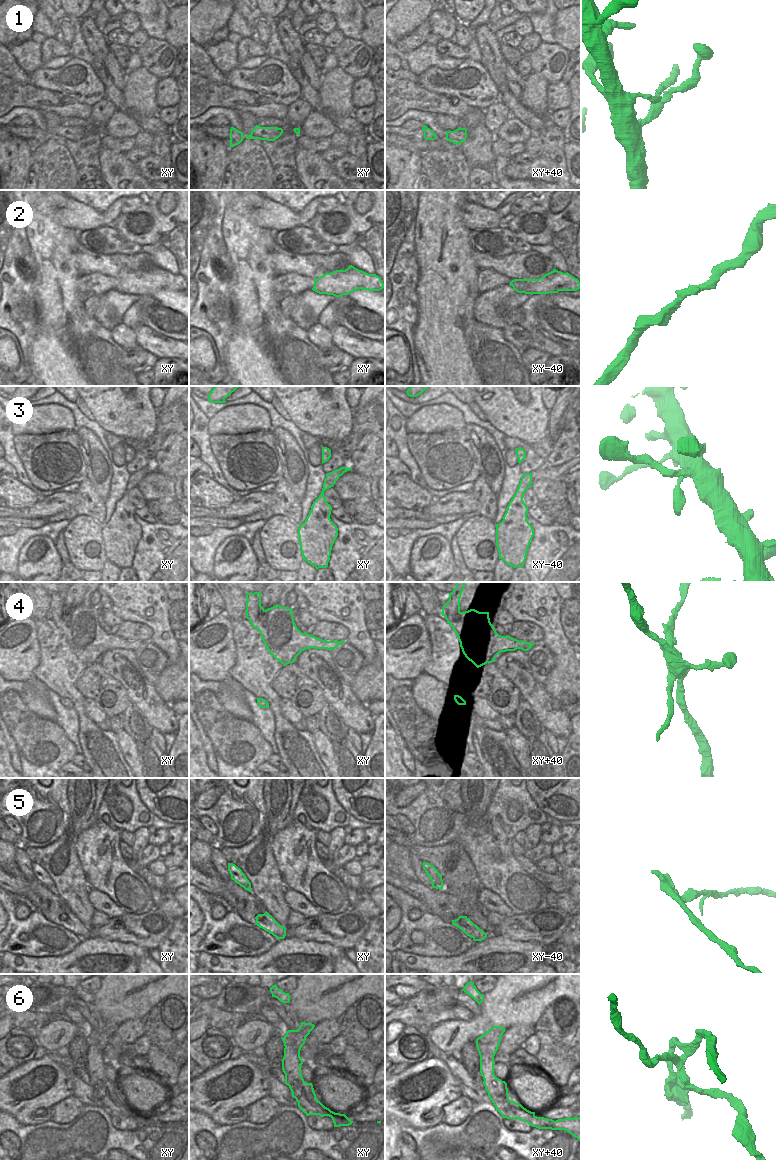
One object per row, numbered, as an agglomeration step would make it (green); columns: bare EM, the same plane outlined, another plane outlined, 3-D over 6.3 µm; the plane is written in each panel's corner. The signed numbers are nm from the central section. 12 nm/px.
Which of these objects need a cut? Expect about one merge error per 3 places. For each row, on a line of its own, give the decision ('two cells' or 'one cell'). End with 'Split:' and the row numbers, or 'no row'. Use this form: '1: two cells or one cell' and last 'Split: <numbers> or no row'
1: one cell
2: one cell
3: one cell
4: two cells
5: two cells
6: two cells
Split: 4, 5, 6

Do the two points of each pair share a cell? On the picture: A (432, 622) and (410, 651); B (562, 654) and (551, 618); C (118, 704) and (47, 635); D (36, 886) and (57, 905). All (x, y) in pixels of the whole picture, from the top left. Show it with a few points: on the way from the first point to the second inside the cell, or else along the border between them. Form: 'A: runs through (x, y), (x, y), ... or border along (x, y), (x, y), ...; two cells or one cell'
A: border along (423, 615), (432, 652); two cells
B: runs through (560, 645), (554, 638), (552, 627); one cell
C: border along (88, 665), (75, 683), (75, 687), (81, 694); two cells
D: runs through (41, 891), (52, 901); one cell

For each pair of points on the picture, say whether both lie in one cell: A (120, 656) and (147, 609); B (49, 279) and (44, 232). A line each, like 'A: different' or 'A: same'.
A: different
B: same

